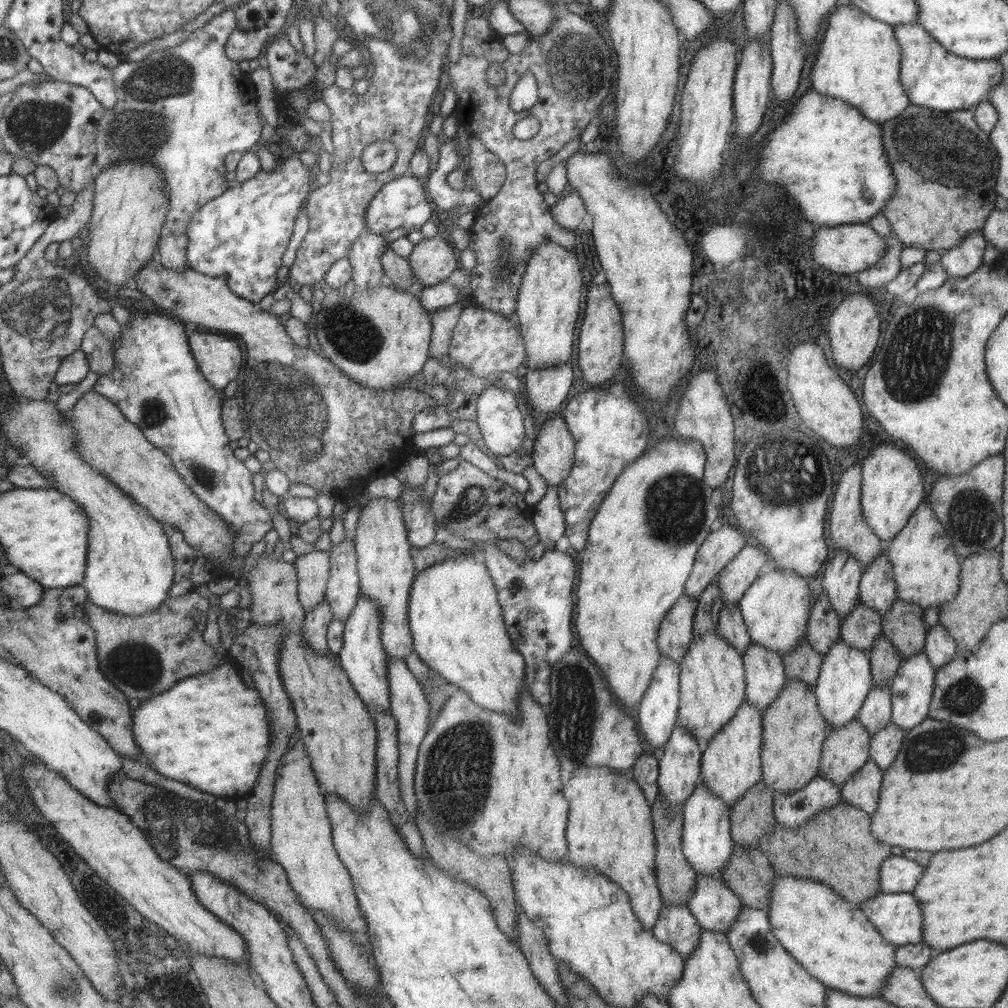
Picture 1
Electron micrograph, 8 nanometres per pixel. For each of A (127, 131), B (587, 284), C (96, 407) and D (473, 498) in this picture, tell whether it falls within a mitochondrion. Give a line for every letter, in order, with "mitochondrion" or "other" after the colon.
A: mitochondrion
B: other
C: other
D: mitochondrion

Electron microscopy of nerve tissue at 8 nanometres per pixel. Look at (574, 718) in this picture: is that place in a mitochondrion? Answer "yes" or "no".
yes

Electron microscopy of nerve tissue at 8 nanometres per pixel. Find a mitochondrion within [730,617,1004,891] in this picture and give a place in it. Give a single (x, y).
(922, 753)

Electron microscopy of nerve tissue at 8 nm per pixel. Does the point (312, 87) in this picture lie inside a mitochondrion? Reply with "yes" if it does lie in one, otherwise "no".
no

